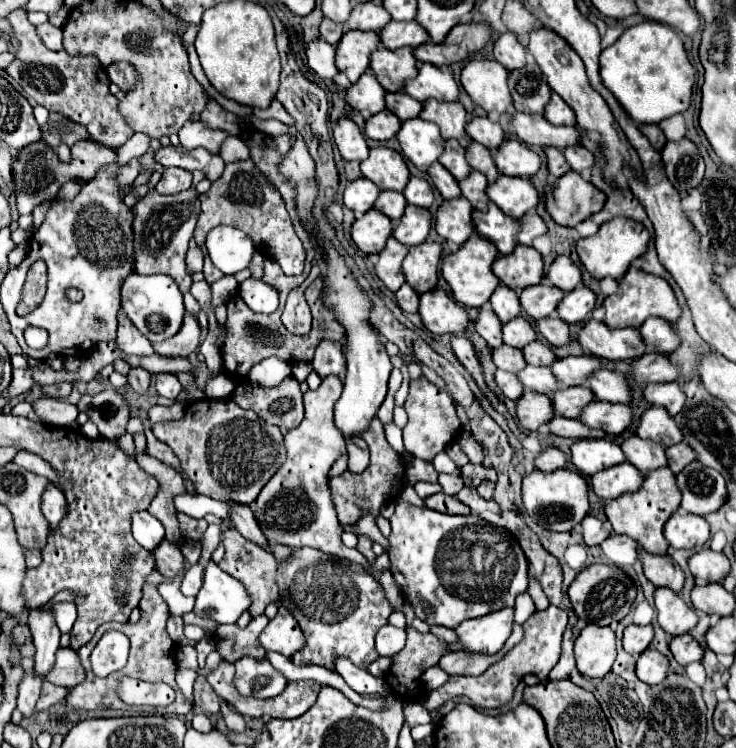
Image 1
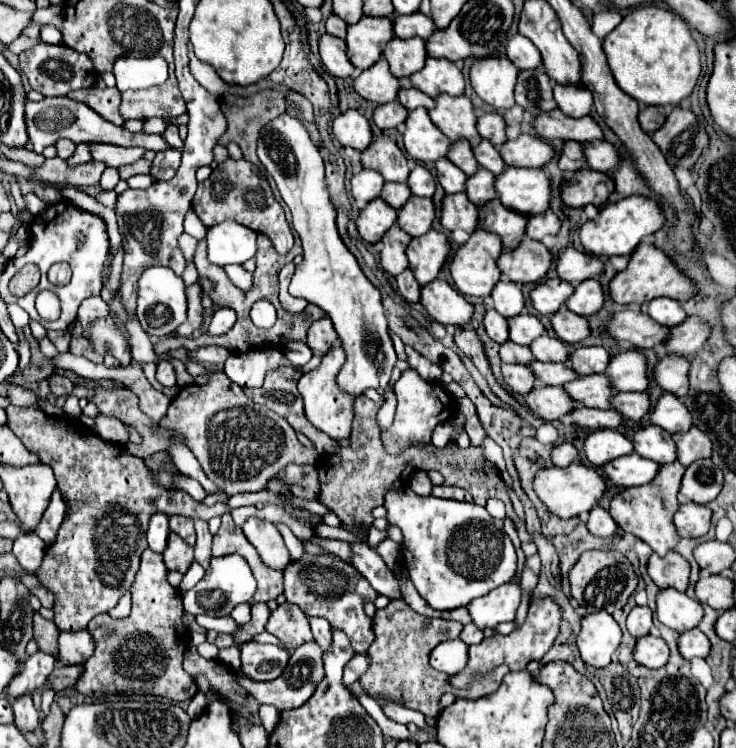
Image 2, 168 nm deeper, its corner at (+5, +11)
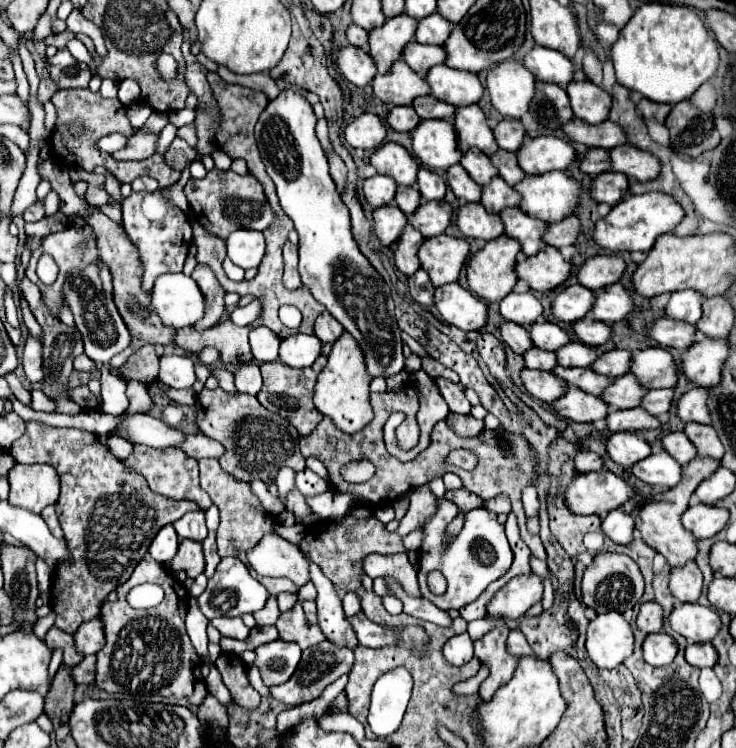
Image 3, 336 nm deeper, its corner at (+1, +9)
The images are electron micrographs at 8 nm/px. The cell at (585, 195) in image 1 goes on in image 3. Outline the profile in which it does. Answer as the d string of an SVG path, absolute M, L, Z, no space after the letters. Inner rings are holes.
M614 171L602 173L594 179L590 193L598 203L616 205L628 193L628 177Z

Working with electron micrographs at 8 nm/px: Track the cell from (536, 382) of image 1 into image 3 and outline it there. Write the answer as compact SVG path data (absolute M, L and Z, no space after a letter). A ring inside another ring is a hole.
M556 367L554 369L554 375L558 375L560 379L568 381L570 385L586 391L586 393L592 393L592 395L602 395L602 391L614 381L612 377L604 377L604 375L598 375L596 371L592 369L578 369L578 367Z

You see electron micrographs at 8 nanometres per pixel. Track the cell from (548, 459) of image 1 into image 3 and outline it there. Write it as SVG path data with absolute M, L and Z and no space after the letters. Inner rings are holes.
M582 449L576 457L574 457L574 463L576 463L576 469L580 471L580 473L590 473L590 471L600 471L602 467L604 467L604 461L596 455L596 453L592 453L592 451L586 451L586 449Z

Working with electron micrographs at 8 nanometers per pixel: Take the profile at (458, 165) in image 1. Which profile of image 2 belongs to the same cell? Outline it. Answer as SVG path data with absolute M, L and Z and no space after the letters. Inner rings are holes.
M458 139L450 145L450 153L446 155L456 167L460 167L466 175L472 175L478 169L478 161L474 159L472 147L466 139Z

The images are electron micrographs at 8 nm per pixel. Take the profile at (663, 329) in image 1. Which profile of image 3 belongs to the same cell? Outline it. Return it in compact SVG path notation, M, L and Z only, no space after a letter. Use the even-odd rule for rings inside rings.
M678 291L672 293L670 303L666 305L666 315L686 323L698 323L702 317L702 301L704 297L698 291Z

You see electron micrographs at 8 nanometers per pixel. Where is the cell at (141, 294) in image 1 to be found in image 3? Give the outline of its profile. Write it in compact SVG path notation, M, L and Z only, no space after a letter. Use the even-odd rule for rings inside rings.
M168 273L160 275L152 289L152 311L156 311L164 325L182 329L188 325L194 325L204 315L204 295L200 287L194 283L192 277L184 273Z

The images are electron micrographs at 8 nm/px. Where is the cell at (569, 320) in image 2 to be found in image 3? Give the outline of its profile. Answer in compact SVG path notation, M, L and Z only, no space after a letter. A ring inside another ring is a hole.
M590 315L576 321L572 325L572 329L574 329L574 333L578 335L578 339L582 343L588 343L588 345L594 345L594 347L606 343L612 337L612 327L598 321L598 319L594 319L594 317L590 317Z

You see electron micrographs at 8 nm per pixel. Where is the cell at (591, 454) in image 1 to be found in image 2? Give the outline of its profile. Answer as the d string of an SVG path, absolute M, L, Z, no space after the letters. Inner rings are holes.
M614 429L592 431L584 441L584 455L596 467L602 467L604 463L626 453L634 453L632 441Z

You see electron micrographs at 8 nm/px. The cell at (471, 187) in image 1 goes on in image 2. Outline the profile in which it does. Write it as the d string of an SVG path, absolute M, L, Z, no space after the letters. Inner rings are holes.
M478 167L478 171L474 175L468 177L466 181L466 195L468 199L474 203L474 205L484 205L486 201L492 201L496 199L496 189L494 189L494 175L484 169L484 167Z

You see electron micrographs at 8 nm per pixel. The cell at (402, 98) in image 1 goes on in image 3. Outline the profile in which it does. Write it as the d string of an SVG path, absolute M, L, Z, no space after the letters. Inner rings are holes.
M432 95L414 99L412 107L420 115L420 119L450 119L450 115L454 115L454 111L456 111L454 105L444 103L444 101L438 101Z

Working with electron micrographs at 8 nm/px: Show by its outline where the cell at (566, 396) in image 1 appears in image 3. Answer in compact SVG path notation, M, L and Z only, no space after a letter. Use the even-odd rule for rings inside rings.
M626 373L618 377L610 387L606 387L606 391L602 393L602 399L614 409L632 409L640 405L644 395L646 395L646 389L638 383L636 375Z

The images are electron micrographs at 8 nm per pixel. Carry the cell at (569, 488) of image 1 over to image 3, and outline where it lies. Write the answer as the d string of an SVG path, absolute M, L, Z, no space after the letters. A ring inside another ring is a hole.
M608 469L580 473L566 489L566 503L576 515L600 515L624 505L636 493L634 485Z

